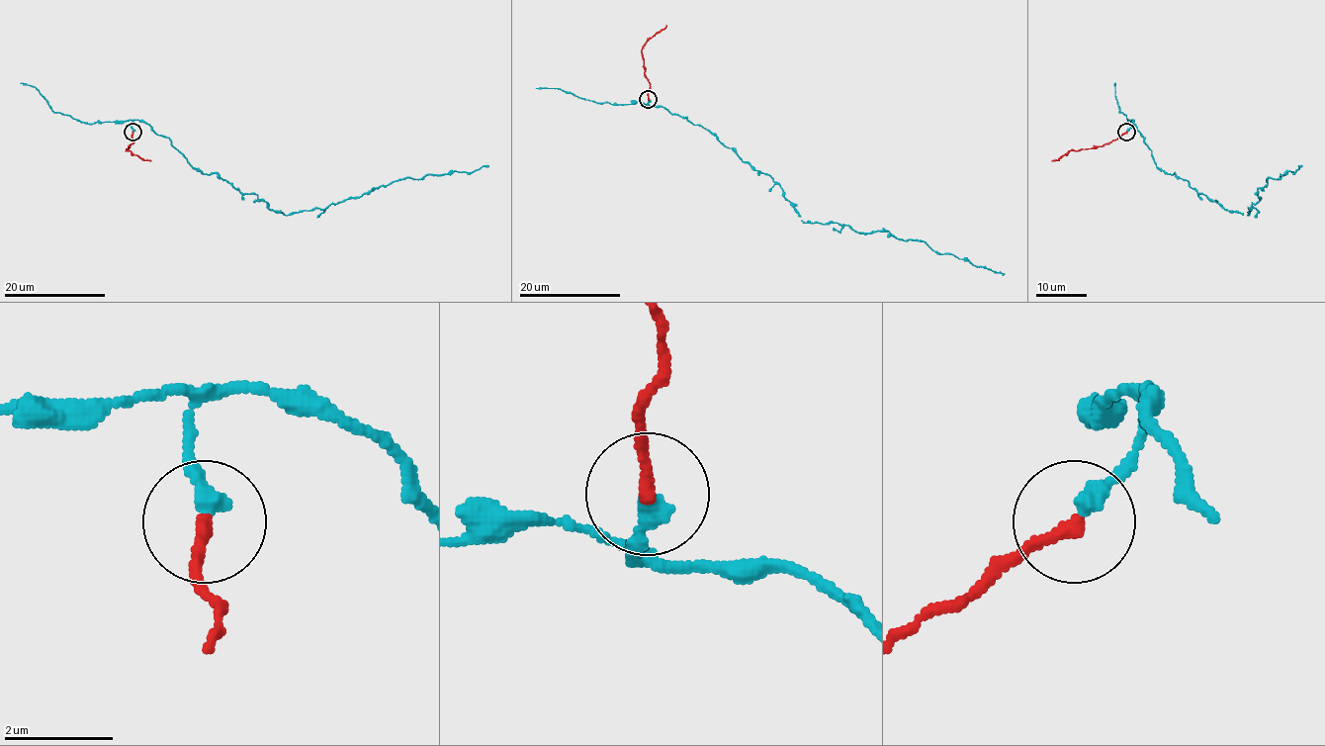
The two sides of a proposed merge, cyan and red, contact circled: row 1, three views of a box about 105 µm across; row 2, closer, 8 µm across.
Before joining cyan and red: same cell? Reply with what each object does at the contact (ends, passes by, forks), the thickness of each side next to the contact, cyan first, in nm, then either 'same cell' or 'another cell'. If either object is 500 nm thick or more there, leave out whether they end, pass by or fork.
cyan ends; red ends; calibres 360 and 240 nm; another cell

